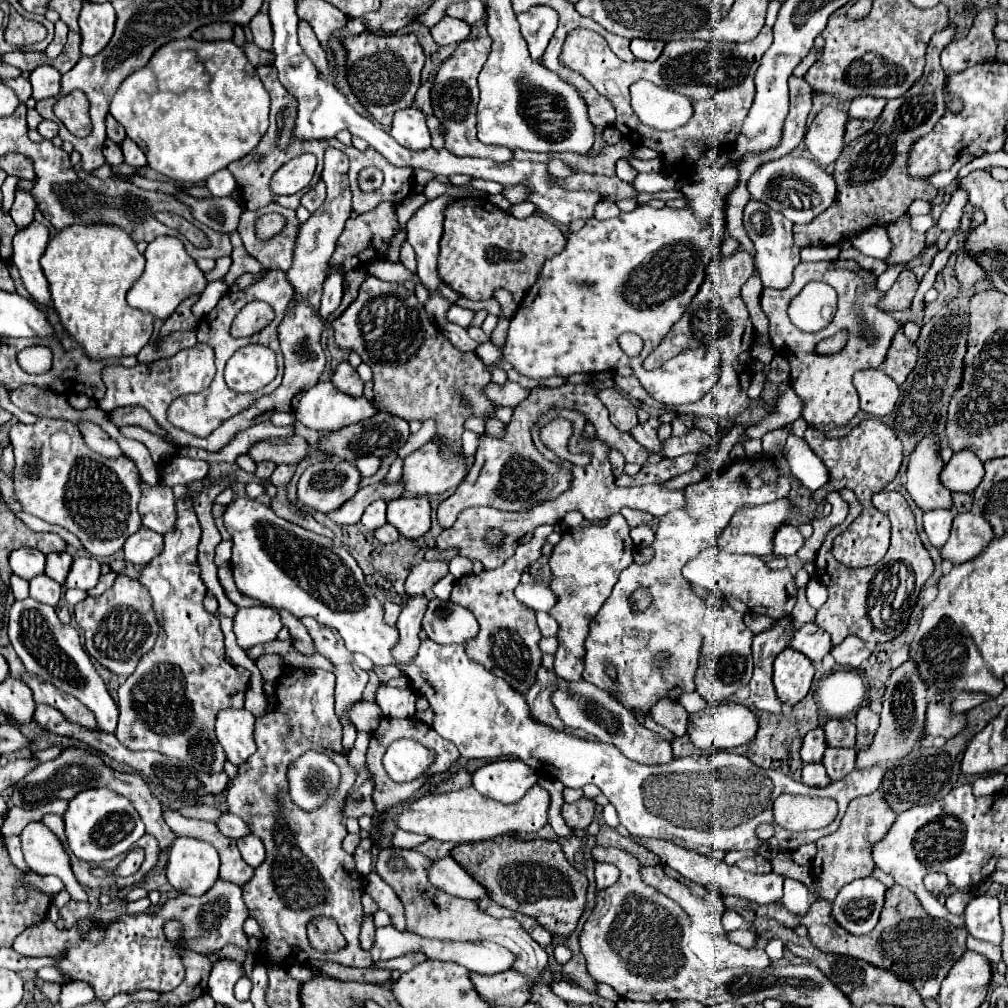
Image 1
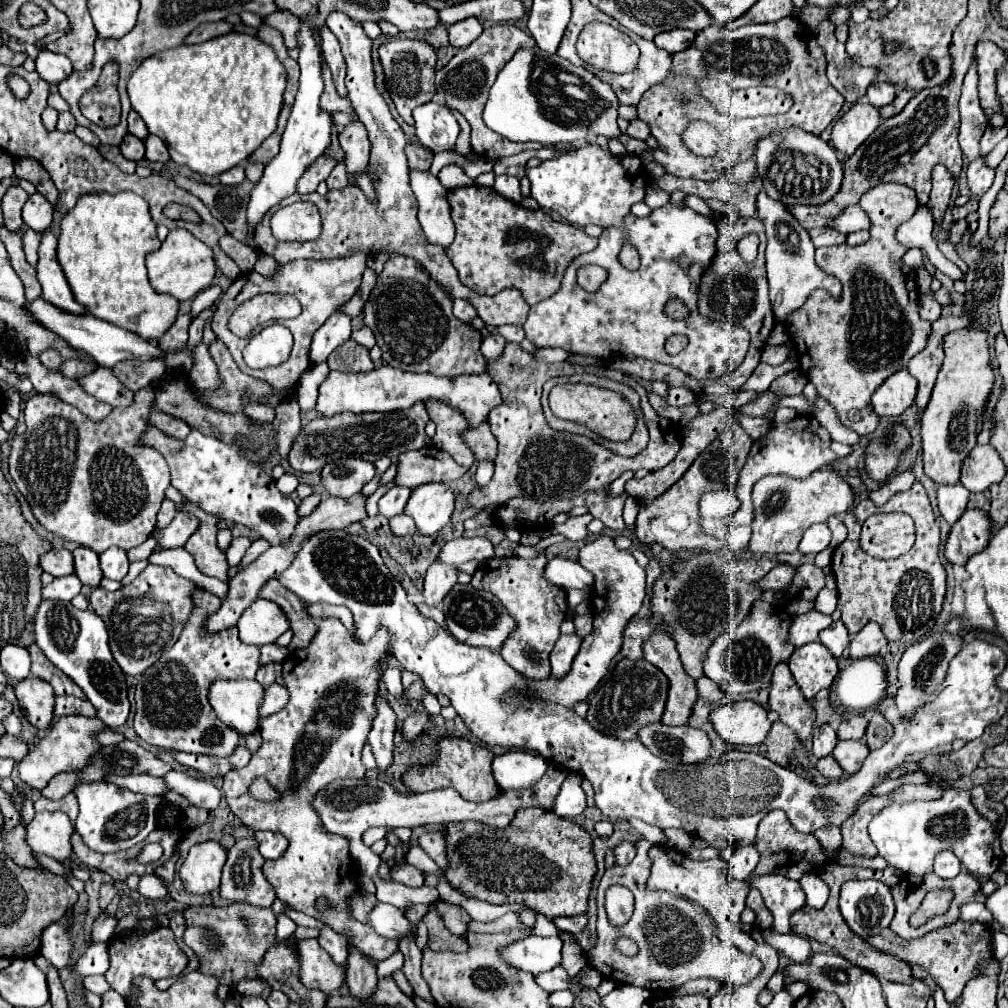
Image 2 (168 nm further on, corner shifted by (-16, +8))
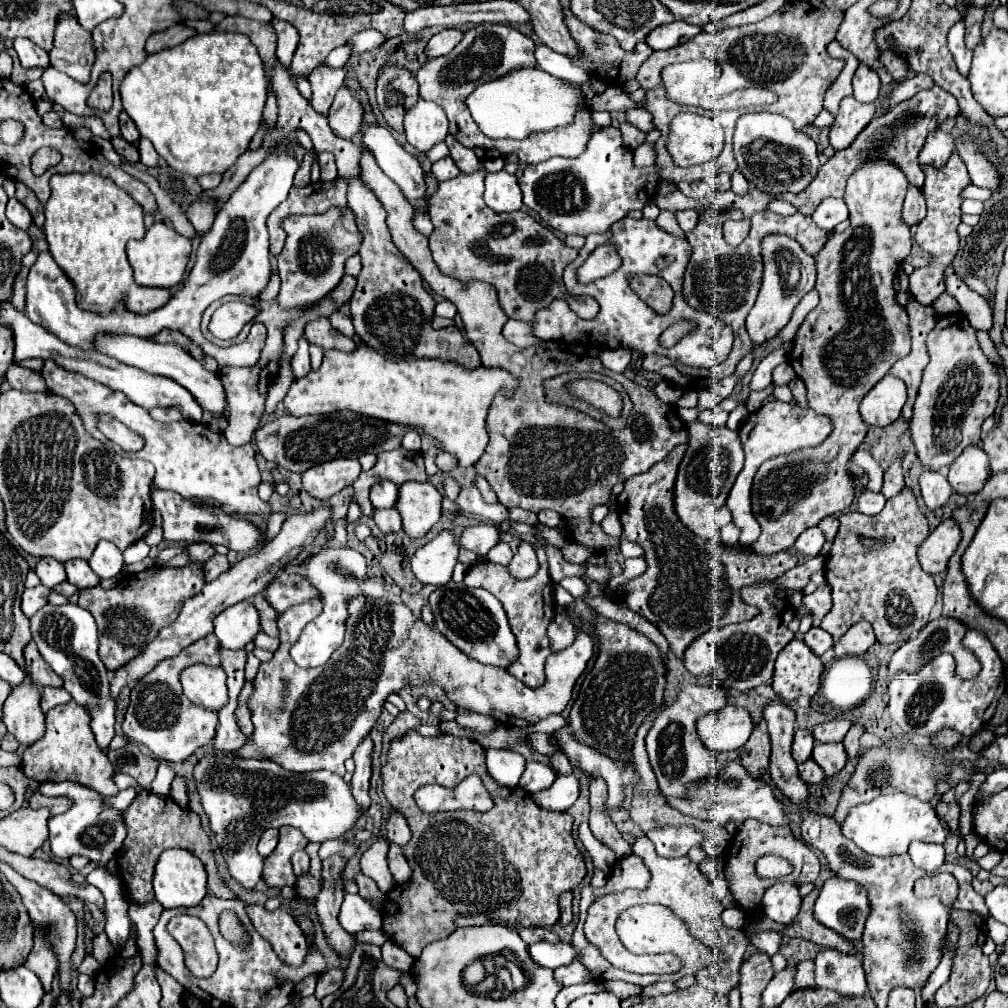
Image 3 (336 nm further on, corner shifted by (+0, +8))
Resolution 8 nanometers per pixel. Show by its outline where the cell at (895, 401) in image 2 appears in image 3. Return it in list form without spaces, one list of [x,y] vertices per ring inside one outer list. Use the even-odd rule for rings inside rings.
[[[888,373],[862,399],[860,415],[872,427],[888,427],[900,417],[904,403],[906,403],[904,383]]]

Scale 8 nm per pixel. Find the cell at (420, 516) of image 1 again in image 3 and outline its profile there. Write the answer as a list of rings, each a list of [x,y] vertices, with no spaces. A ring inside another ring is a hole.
[[[404,483],[400,487],[396,509],[402,515],[402,529],[408,537],[424,537],[440,519],[442,495],[430,483]]]

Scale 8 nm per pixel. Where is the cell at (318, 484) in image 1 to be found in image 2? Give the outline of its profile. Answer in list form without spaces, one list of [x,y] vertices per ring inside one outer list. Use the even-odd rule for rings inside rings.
[[[346,457],[340,461],[326,463],[320,471],[324,489],[334,497],[352,497],[376,475],[376,469],[370,461]]]

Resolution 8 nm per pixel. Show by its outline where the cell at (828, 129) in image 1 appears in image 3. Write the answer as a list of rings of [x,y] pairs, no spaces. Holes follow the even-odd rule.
[[[846,97],[840,103],[840,113],[830,127],[830,145],[834,149],[846,149],[858,133],[874,119],[876,105],[874,103],[860,103],[854,97]]]

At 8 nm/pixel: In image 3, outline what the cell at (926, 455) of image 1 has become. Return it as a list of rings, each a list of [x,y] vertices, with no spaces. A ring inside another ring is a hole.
[[[964,313],[942,317],[928,333],[926,349],[930,361],[914,403],[910,431],[920,463],[926,469],[944,473],[968,445],[978,445],[980,427],[994,413],[1000,397],[1000,377],[998,369],[982,353],[976,329],[968,325]]]

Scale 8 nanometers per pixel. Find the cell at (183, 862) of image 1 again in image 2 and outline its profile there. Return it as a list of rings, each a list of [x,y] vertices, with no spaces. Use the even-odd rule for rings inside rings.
[[[204,841],[190,847],[180,867],[184,887],[194,895],[204,895],[220,887],[222,867],[226,865],[226,849],[218,841]]]

